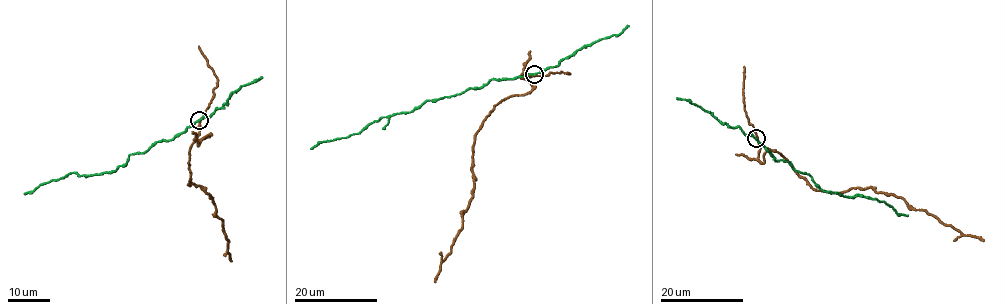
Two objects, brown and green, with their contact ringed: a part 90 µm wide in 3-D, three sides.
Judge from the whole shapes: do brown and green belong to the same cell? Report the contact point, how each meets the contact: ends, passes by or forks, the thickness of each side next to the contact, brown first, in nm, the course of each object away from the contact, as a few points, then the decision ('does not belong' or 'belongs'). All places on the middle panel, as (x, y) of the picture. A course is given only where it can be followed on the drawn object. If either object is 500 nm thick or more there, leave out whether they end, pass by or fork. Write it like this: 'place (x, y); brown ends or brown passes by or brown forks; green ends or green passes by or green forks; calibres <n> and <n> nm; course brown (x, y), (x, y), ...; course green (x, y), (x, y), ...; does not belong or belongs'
place (534, 74); brown passes by; green passes by; calibres 240 and 200 nm; course brown (534, 74), (523, 72), (521, 77), (532, 86), (529, 92), (495, 106), (475, 135), (472, 198), (435, 281); course green (534, 74), (489, 79), (482, 86), (427, 101), (411, 111), (380, 117), (358, 133), (319, 142), (310, 148); does not belong

